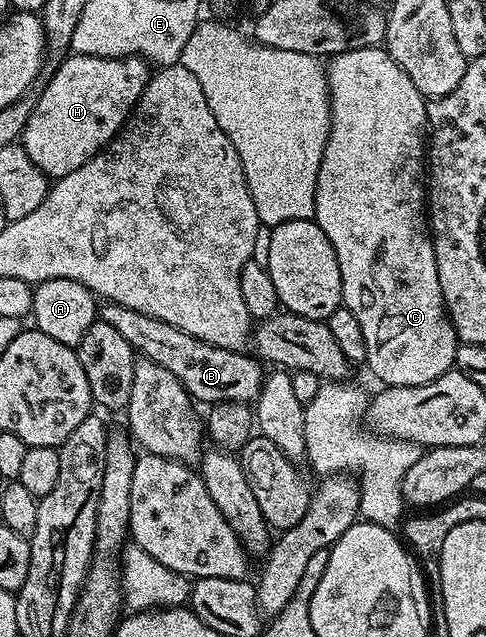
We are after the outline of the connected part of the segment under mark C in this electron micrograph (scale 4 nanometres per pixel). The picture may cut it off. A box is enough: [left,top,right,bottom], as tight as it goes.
[315,48,459,387]

